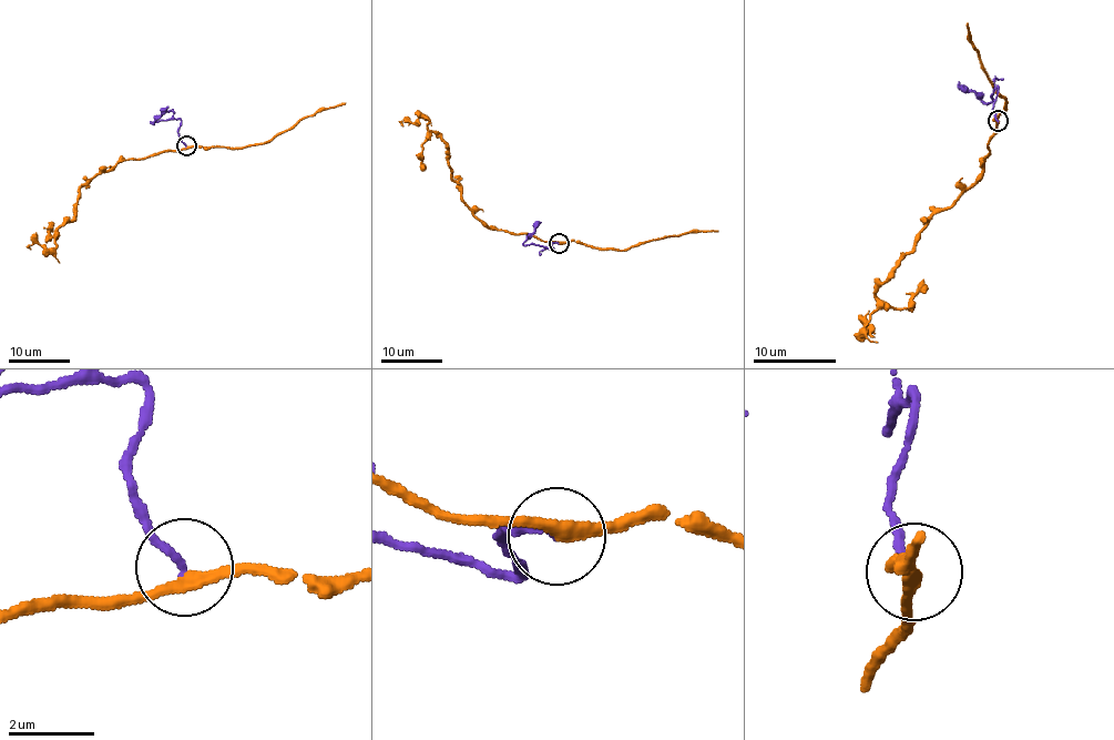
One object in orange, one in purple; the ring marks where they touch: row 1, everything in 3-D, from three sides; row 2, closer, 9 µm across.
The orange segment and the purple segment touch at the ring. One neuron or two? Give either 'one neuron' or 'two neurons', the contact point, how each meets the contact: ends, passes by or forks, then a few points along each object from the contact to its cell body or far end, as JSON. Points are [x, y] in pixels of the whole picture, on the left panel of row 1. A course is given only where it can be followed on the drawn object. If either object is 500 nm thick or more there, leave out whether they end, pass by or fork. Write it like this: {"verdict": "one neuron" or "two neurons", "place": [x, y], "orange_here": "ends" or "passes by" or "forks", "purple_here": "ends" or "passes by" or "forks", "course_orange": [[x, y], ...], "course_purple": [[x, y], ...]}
{"verdict": "one neuron", "place": [186, 145], "orange_here": "passes by", "purple_here": "ends", "course_orange": [[185, 147], [121, 160], [80, 188], [75, 215], [61, 226], [57, 246], [48, 250], [32, 243], [30, 249]], "course_purple": [[185, 145], [180, 135], [180, 119], [152, 123], [169, 105]]}

